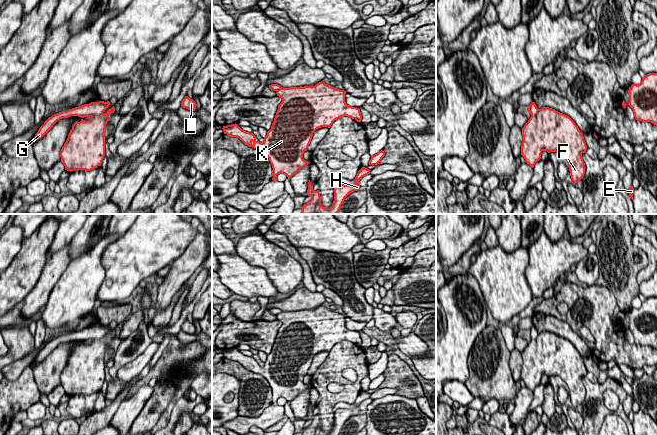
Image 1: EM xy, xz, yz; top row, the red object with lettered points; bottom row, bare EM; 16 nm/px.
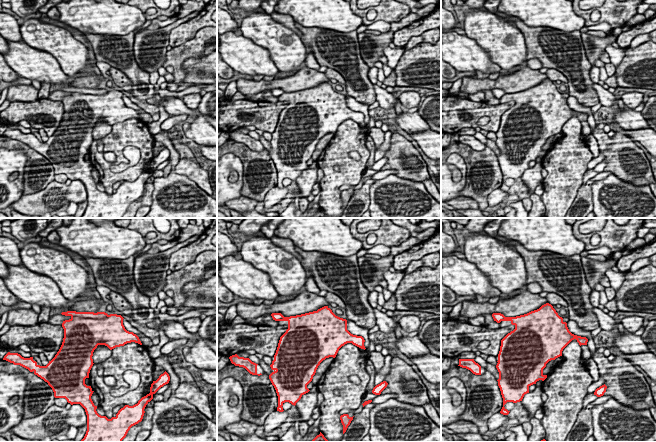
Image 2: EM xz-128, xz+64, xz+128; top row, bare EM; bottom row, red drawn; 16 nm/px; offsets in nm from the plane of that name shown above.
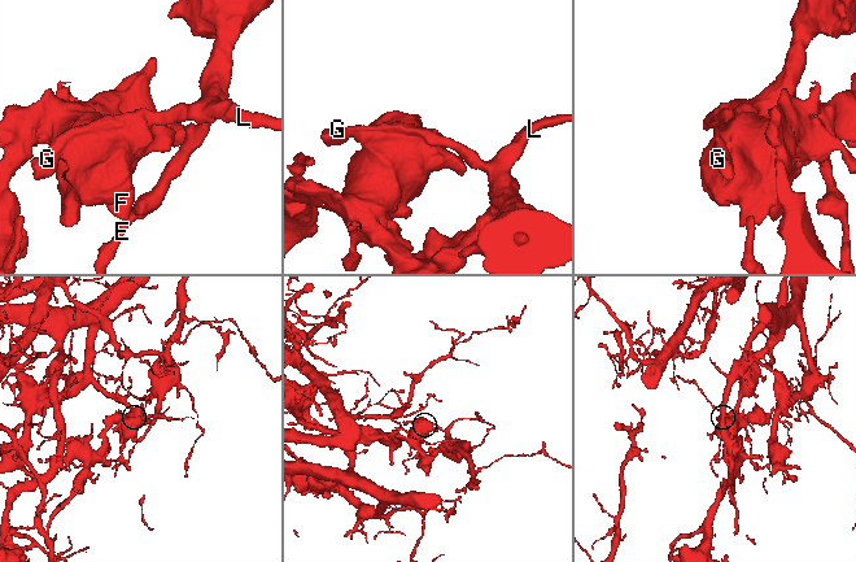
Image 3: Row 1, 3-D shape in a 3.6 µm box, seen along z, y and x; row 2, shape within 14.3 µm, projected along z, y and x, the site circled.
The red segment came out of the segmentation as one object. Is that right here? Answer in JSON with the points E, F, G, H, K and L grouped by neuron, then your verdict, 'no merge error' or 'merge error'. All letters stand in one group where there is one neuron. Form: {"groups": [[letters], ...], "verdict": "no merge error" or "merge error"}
{"groups": [["E", "F", "G", "H", "K", "L"]], "verdict": "no merge error"}

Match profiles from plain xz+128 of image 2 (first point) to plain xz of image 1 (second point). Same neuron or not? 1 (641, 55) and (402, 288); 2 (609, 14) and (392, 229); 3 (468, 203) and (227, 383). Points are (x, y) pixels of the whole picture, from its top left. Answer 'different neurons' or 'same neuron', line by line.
1: same neuron
2: same neuron
3: different neurons

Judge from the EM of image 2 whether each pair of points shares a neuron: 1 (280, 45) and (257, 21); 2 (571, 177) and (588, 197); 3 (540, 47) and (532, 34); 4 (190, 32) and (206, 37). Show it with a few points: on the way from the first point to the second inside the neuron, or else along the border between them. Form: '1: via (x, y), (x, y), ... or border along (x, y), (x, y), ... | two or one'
1: via (274, 39), (262, 27) | one
2: border along (583, 184), (578, 189), (577, 195), (569, 207) | two
3: via (540, 44), (535, 37) | one
4: border along (206, 26), (202, 27), (188, 40) | two

